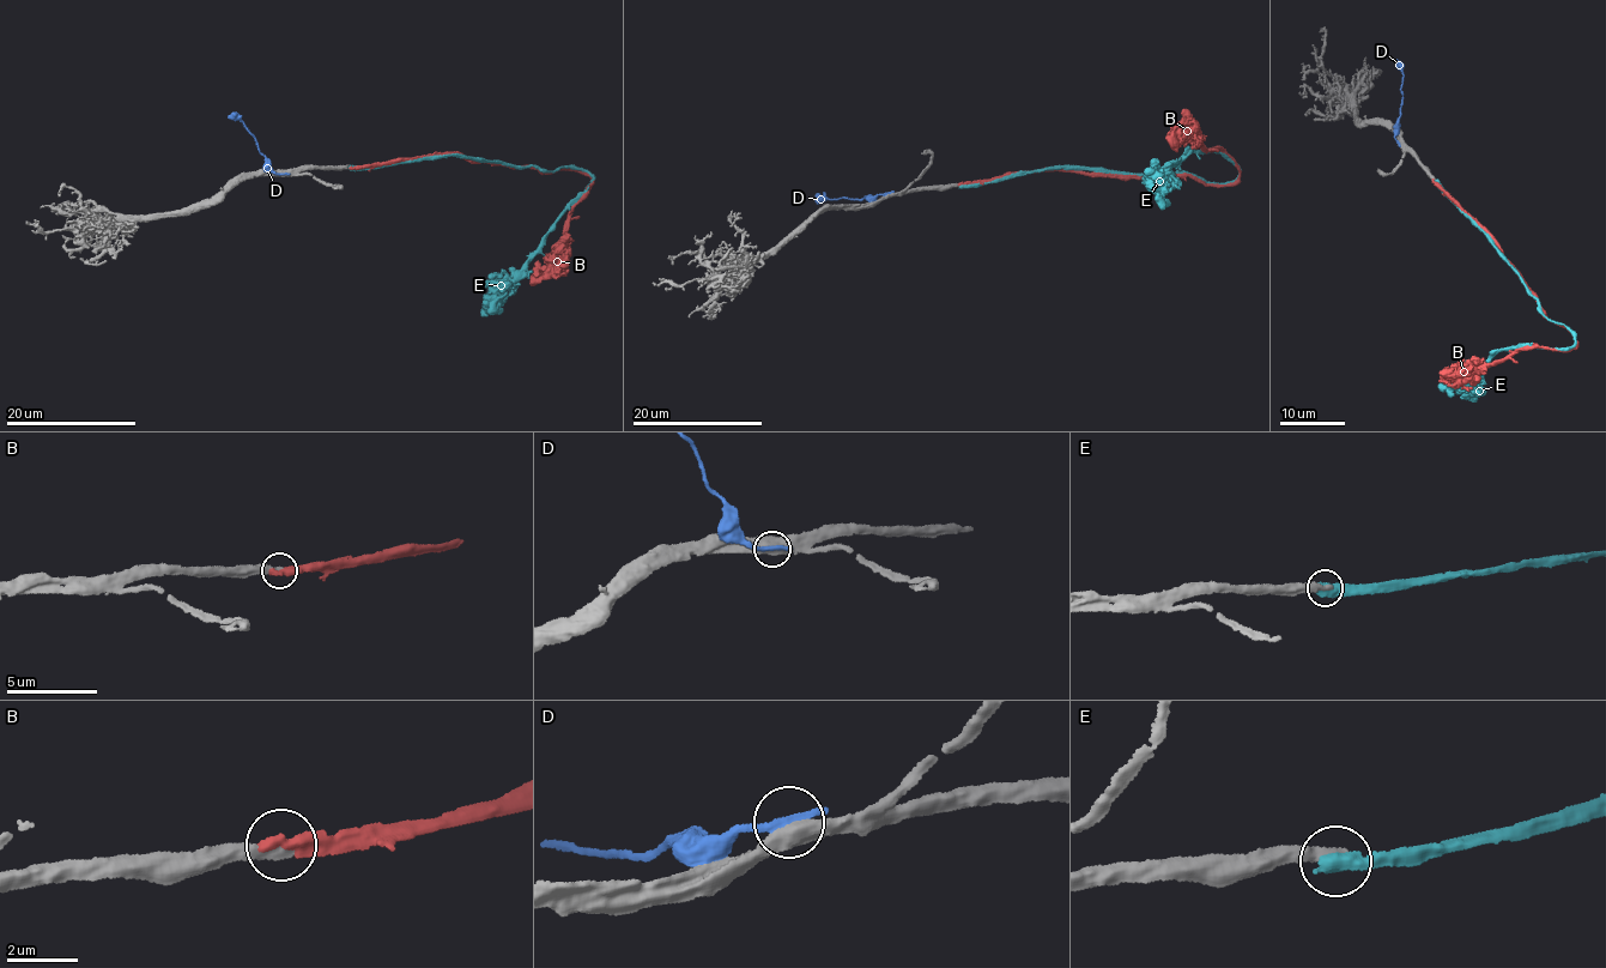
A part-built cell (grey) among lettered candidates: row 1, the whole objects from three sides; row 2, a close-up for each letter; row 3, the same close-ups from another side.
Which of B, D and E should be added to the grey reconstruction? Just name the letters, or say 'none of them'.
B

